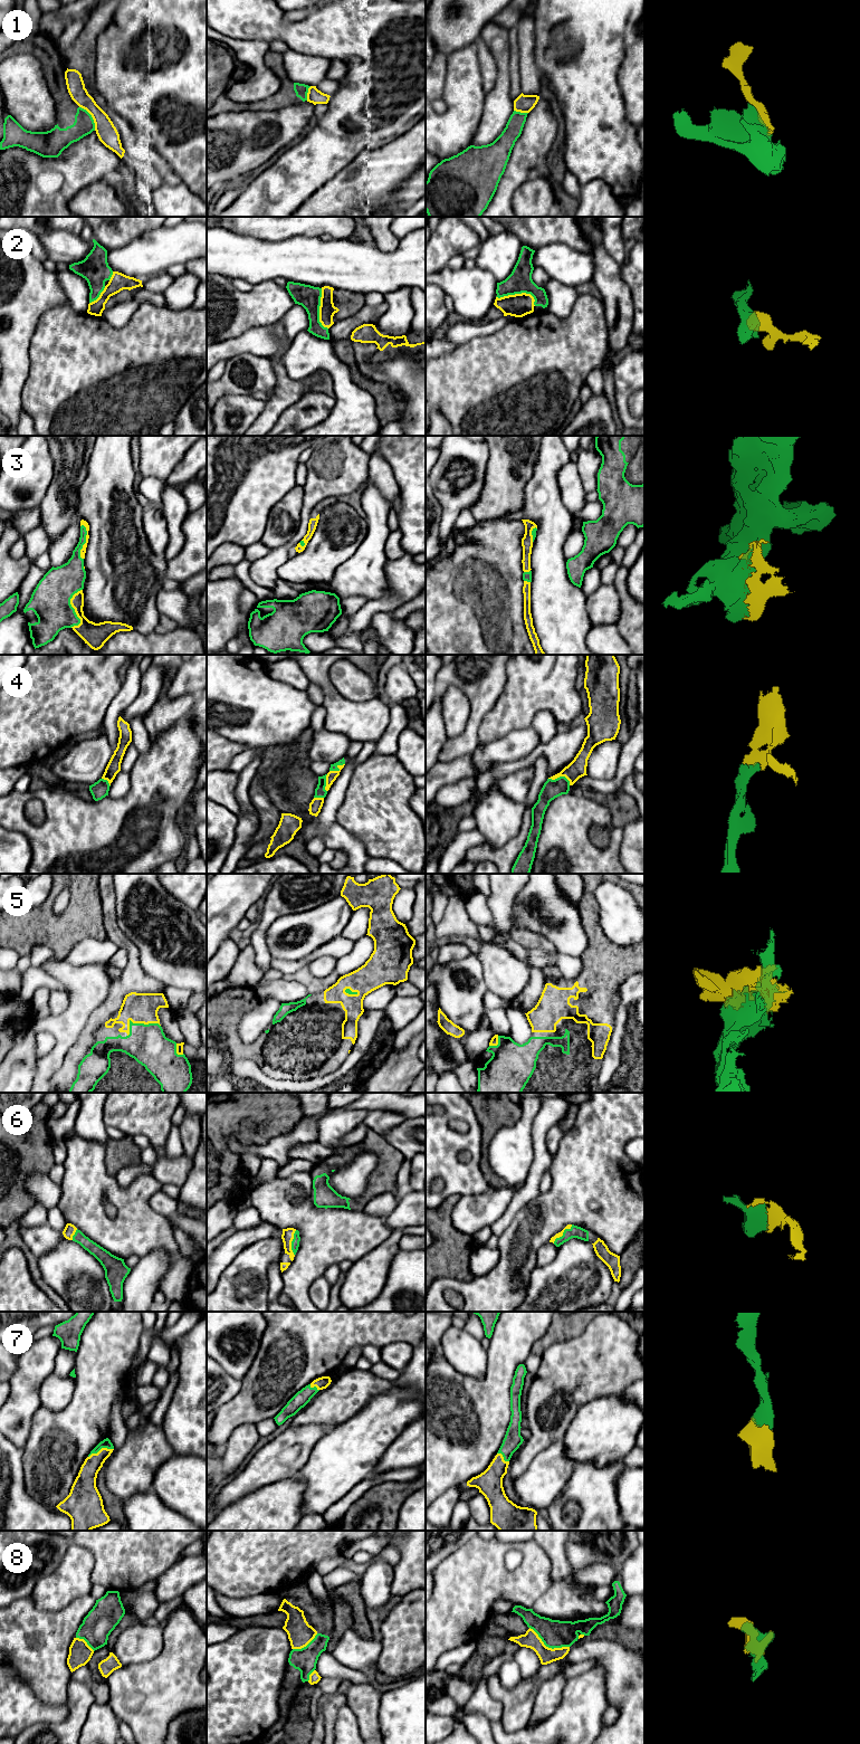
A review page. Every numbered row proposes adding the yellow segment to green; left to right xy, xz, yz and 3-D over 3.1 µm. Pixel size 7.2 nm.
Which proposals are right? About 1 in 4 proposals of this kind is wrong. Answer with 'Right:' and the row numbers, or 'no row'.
Right: 3, 4, 5, 6, 7

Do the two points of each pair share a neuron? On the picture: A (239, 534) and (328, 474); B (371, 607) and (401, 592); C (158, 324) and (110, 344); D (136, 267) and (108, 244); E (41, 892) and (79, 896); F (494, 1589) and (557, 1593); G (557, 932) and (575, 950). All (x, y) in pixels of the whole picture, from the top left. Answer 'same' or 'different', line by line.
A: different
B: same
C: same
D: different
E: different
F: different
G: same

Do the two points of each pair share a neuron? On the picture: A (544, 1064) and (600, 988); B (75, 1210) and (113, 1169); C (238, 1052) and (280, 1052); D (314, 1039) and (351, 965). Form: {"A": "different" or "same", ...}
{"A": "same", "B": "different", "C": "same", "D": "different"}

